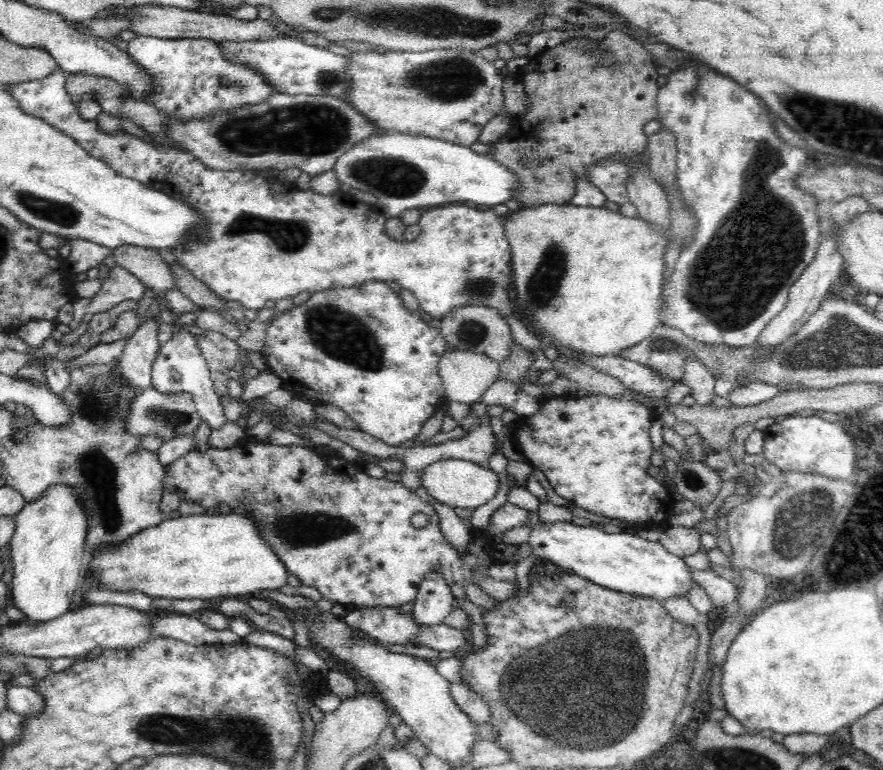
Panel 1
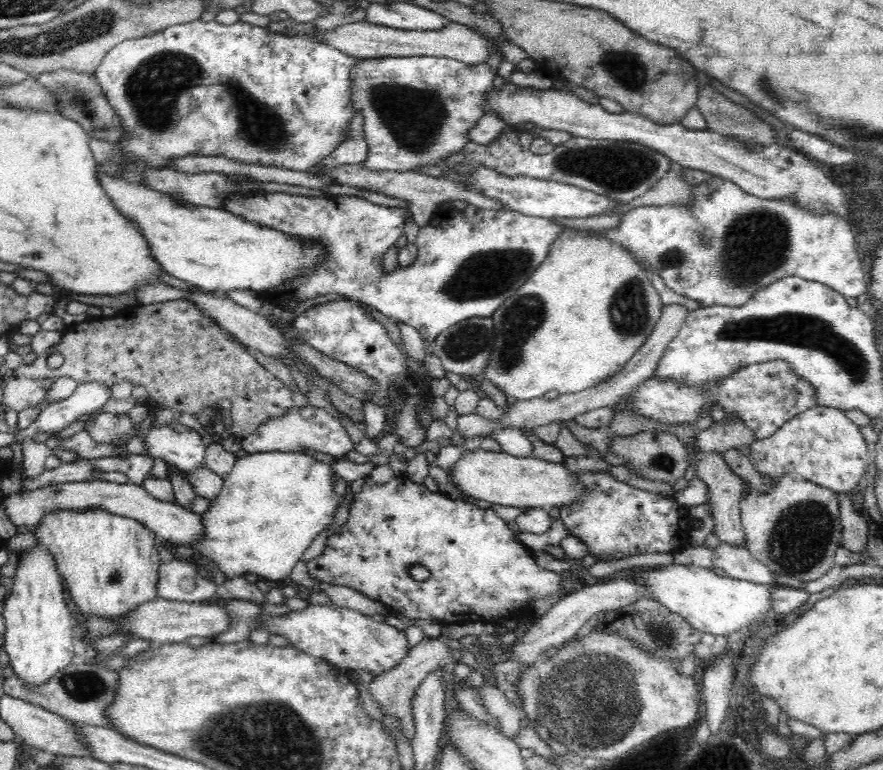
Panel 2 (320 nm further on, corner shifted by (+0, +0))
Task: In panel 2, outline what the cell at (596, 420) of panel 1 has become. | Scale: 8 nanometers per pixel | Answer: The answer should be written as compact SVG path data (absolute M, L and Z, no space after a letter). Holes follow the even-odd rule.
M581 472L576 474L579 482L587 491L582 500L564 506L560 511L559 518L562 519L570 535L579 538L594 556L598 556L600 562L610 562L610 560L622 560L628 556L636 554L660 554L662 552L674 552L680 550L688 544L689 533L692 530L691 517L686 506L680 505L673 497L664 497L658 494L652 494L646 490L638 490L618 482L607 472Z

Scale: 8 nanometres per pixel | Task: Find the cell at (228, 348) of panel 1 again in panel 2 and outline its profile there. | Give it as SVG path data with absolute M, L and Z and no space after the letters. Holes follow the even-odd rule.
M186 299L147 305L136 304L118 313L114 318L103 316L66 326L57 346L52 346L50 350L38 355L32 364L22 365L9 373L9 380L2 385L3 409L18 413L42 406L48 398L50 386L61 377L70 377L77 385L100 383L106 387L128 381L134 386L144 387L149 400L153 400L157 409L174 408L179 413L202 420L204 408L223 408L225 430L230 434L239 435L241 439L256 432L269 421L284 417L295 406L290 395L291 390L264 369L255 360L249 348ZM52 354L61 354L64 357L64 364L60 368L48 366L47 360Z

